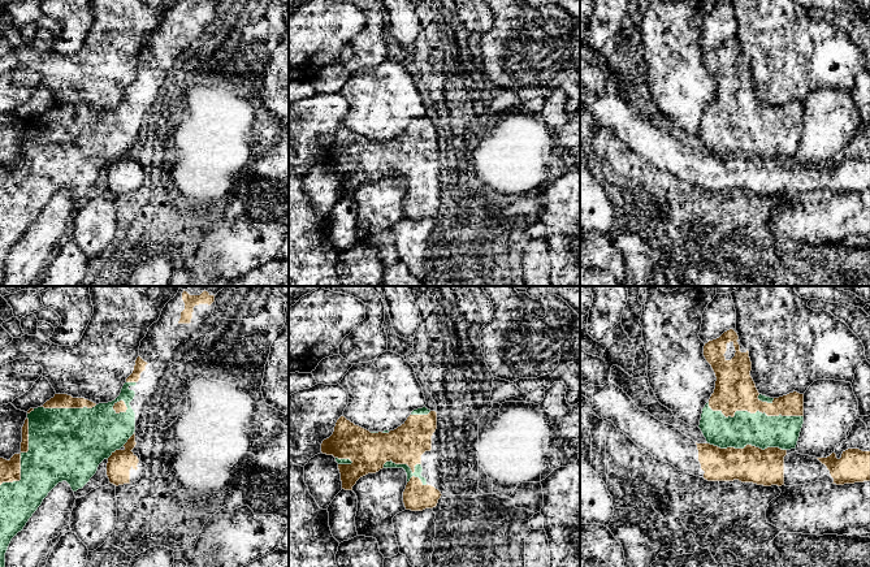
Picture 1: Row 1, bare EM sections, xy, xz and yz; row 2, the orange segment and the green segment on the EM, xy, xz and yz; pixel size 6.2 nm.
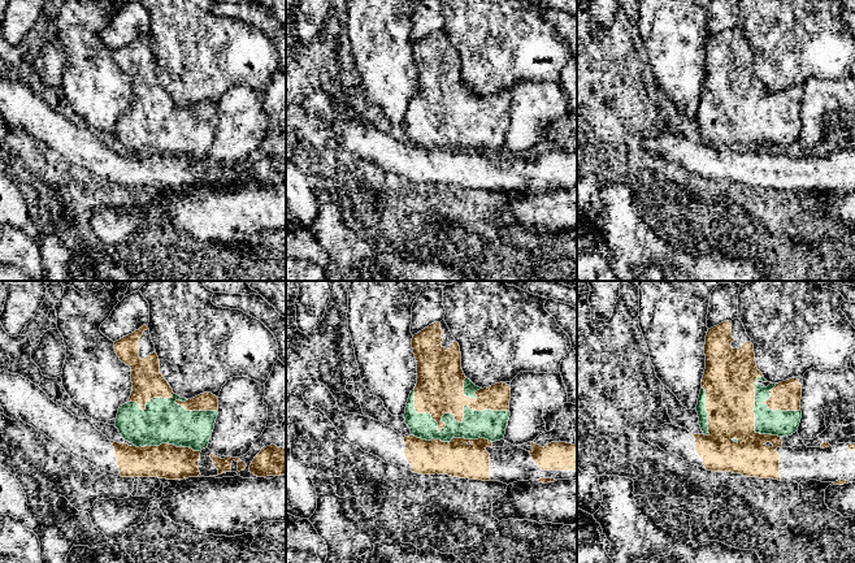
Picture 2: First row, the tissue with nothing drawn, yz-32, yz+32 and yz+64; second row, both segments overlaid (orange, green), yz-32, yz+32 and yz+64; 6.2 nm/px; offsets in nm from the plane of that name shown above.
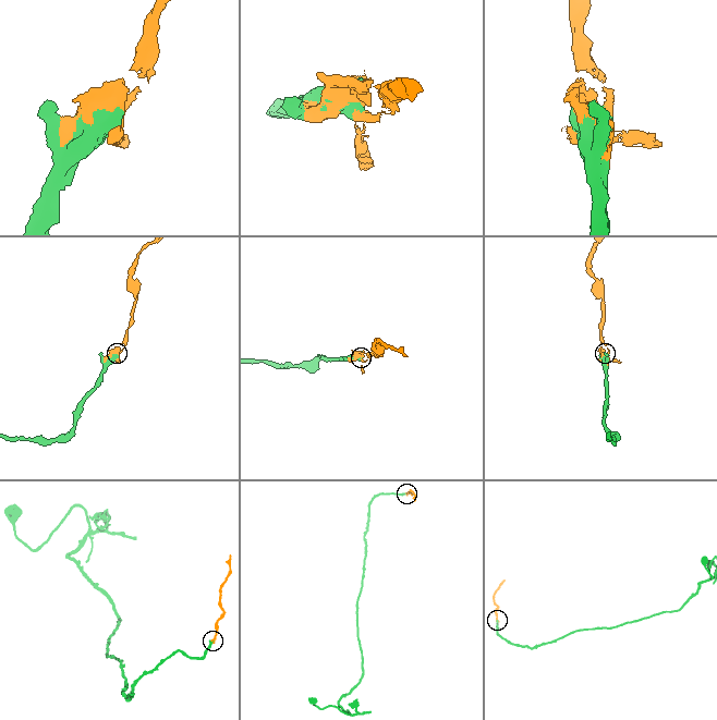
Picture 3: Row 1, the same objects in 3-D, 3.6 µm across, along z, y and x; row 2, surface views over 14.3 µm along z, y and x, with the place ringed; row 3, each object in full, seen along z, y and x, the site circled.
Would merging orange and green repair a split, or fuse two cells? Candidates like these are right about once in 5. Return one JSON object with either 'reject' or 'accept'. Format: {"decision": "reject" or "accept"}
{"decision": "accept"}

